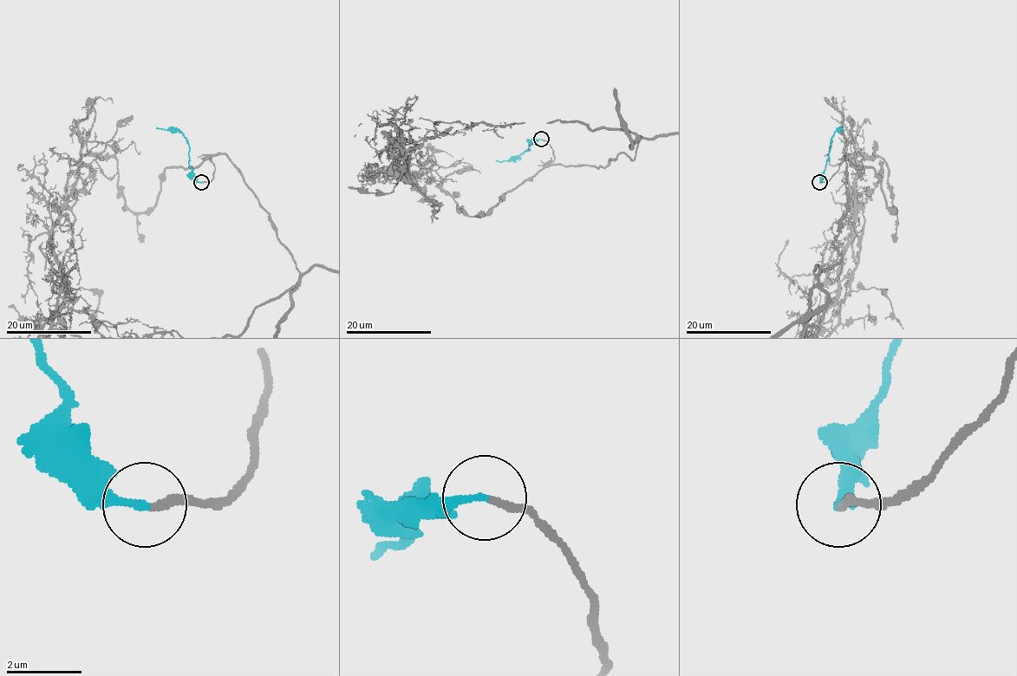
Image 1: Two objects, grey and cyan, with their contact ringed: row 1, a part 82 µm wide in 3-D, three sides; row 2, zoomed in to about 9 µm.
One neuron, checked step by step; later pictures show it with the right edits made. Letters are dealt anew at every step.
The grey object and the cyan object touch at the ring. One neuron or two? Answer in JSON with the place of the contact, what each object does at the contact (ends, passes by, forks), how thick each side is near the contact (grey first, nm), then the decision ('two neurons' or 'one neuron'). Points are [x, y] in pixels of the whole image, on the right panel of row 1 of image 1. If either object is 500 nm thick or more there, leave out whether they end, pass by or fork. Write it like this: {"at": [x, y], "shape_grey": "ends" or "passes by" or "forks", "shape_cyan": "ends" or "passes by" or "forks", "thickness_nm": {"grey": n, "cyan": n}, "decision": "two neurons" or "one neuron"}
{"at": [819, 182], "shape_grey": "ends", "shape_cyan": "ends", "thickness_nm": {"grey": 200, "cyan": 200}, "decision": "one neuron"}

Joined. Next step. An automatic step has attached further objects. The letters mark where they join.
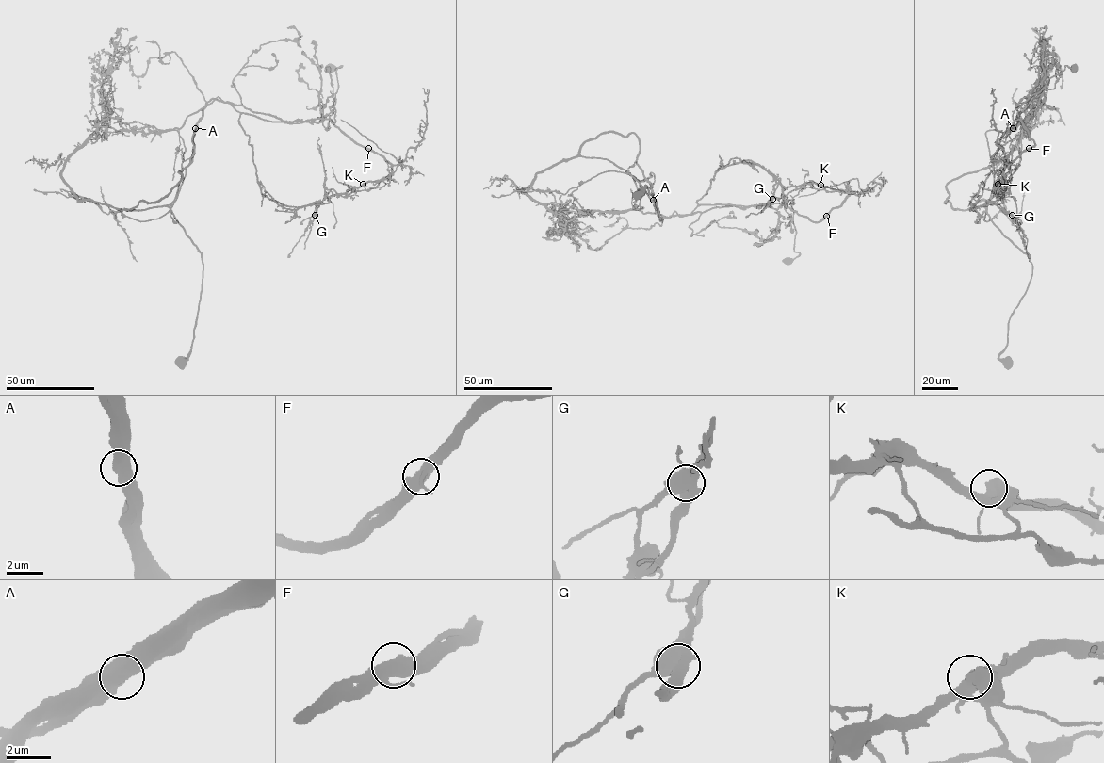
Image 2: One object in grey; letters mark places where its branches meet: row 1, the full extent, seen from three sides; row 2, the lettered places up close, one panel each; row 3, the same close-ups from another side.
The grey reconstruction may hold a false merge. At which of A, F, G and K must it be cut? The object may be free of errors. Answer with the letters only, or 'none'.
A

